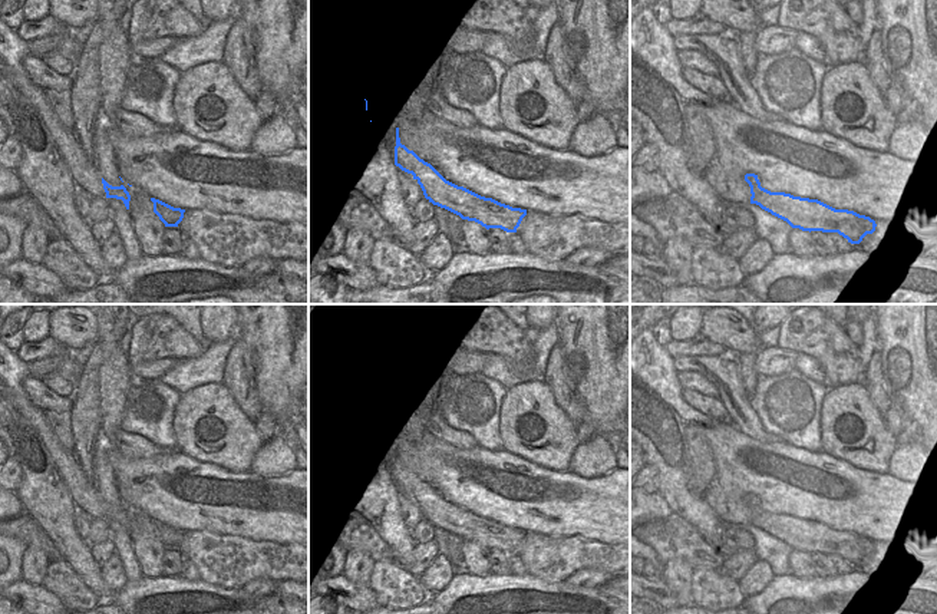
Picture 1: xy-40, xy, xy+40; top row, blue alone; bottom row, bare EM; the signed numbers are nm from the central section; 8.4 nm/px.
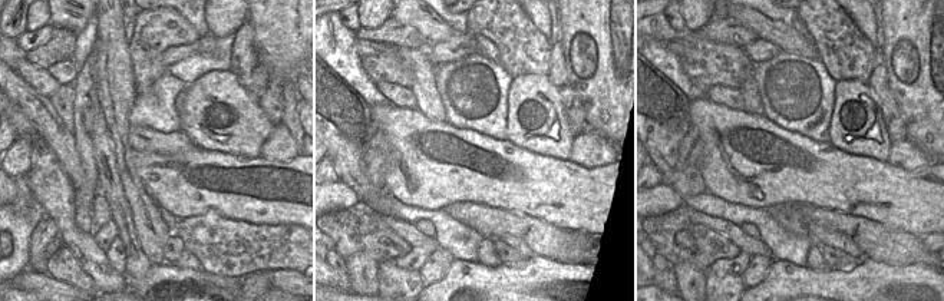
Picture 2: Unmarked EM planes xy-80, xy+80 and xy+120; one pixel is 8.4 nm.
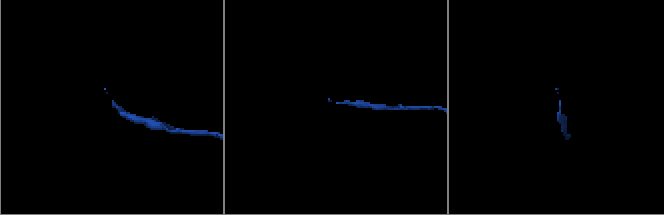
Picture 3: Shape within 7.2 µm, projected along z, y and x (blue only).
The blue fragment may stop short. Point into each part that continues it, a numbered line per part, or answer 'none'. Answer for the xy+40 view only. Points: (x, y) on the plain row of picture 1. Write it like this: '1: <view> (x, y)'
none

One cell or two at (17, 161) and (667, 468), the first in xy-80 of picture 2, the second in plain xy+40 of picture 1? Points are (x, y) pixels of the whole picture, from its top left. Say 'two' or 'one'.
two

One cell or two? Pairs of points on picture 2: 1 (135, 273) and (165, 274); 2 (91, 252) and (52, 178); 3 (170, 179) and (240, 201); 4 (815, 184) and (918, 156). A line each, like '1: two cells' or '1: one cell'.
1: two cells
2: one cell
3: one cell
4: two cells

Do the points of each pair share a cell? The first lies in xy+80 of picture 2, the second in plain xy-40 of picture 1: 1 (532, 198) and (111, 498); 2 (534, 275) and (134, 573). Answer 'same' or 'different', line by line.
1: different
2: different

